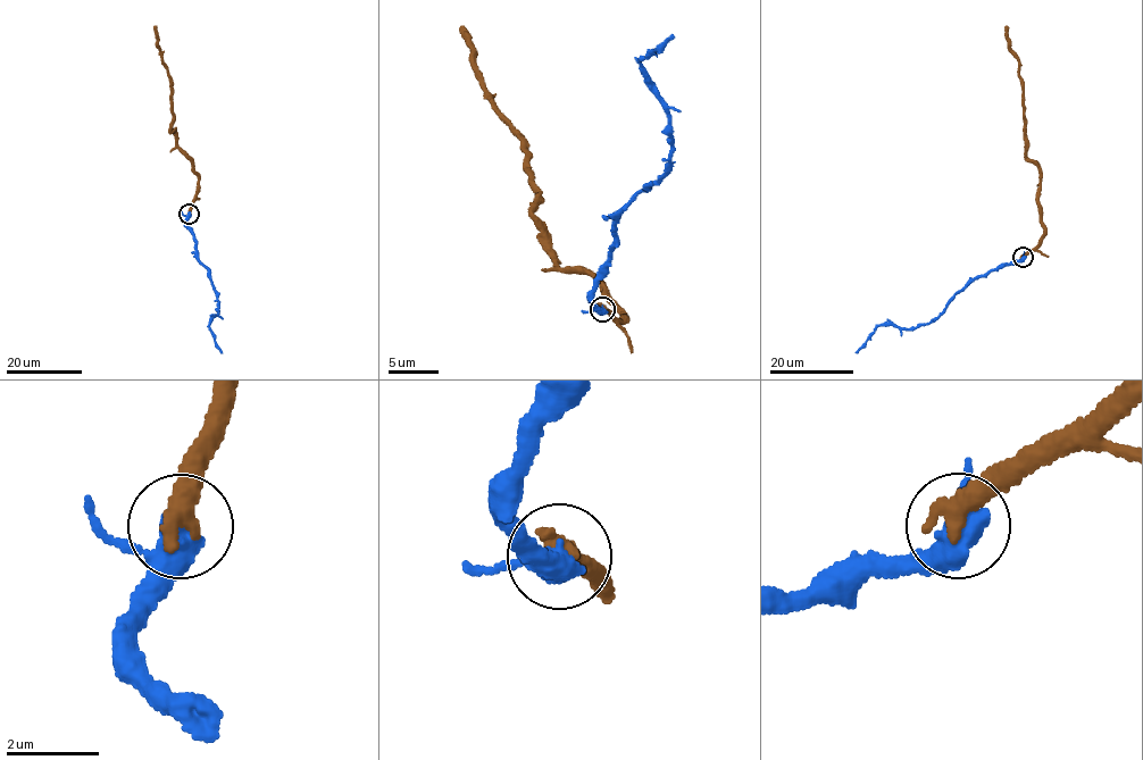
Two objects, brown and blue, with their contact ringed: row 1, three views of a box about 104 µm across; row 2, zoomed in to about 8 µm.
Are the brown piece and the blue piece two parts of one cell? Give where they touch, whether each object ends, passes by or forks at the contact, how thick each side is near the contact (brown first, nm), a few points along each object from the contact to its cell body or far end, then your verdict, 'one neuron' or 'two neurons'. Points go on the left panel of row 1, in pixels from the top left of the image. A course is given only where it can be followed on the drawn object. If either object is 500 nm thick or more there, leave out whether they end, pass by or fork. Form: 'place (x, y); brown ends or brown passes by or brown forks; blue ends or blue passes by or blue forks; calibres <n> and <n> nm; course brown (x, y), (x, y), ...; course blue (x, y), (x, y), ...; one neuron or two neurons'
place (189, 214); calibres 500 and 500 nm; course brown (189, 214), (198, 192), (198, 172), (193, 159), (177, 145), (176, 133), (170, 130), (170, 76), (155, 26); course blue (189, 214), (185, 224), (193, 237), (197, 257), (208, 270), (218, 299), (218, 315), (209, 325), (222, 352); two neurons

